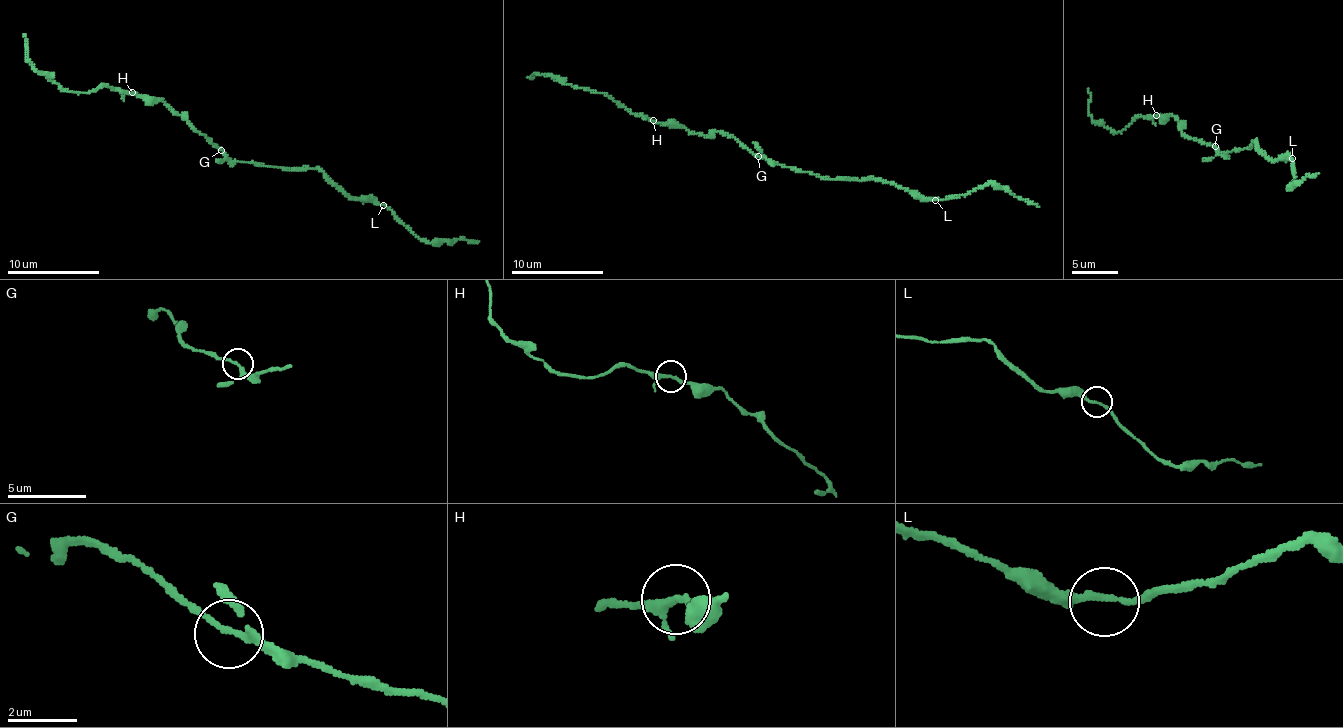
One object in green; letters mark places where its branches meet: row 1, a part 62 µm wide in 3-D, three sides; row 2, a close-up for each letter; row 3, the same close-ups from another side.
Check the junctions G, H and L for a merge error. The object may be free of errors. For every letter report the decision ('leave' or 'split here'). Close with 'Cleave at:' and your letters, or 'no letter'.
G: leave
H: split here
L: leave
Cleave at: H

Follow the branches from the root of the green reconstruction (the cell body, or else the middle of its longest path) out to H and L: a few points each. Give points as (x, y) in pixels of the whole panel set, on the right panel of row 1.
H: (1224, 154), (1210, 145), (1187, 137), (1181, 132), (1182, 124), (1169, 114), (1157, 115)
L: (1224, 154), (1250, 146), (1257, 140), (1259, 149), (1271, 158), (1285, 156), (1292, 158)

